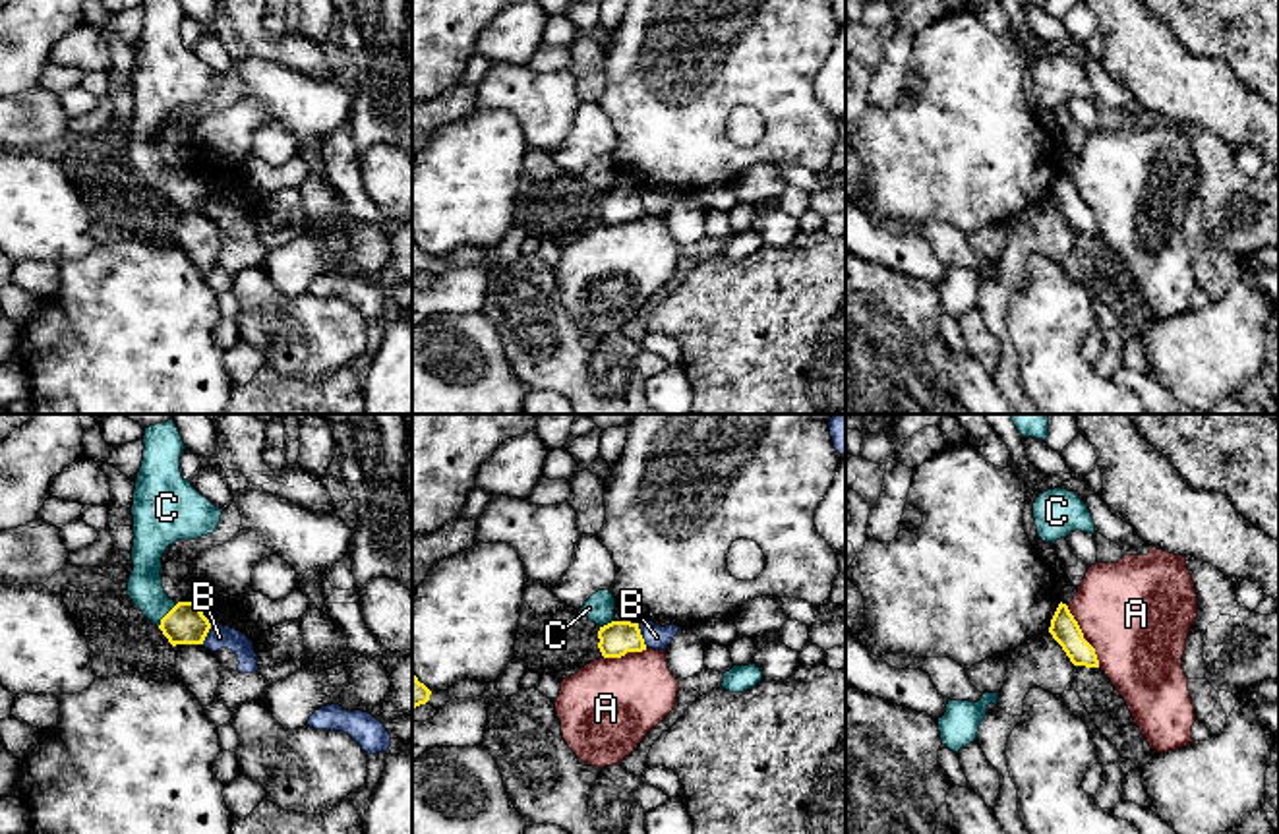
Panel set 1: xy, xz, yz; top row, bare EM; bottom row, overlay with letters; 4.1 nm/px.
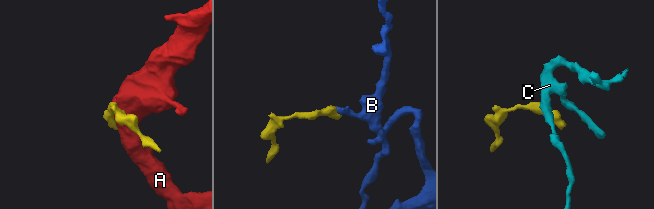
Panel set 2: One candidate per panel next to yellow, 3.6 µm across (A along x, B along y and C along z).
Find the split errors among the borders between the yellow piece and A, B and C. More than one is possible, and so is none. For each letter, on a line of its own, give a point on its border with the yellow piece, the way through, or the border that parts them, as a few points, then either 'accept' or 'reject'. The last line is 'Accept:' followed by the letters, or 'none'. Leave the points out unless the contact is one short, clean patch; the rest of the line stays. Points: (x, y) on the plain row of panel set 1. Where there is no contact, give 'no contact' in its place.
A: meets yellow in yz at (1082, 202); reject
B: meets yellow in xz at (641, 202); border along xz (637, 190), (647, 213); reject
C: meets yellow in xy at (165, 182); border along xy (177, 171), (157, 192); reject
Accept: none

